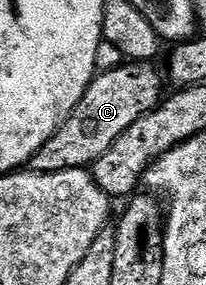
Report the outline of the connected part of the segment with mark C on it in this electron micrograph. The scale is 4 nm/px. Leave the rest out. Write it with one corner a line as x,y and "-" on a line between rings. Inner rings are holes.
129,61
124,65
126,67
113,67
110,71
102,70
94,74
77,108
67,117
64,125
49,138
47,145
43,145
43,149
39,149
39,153
35,153
29,160
28,170
39,173
63,173
67,169
92,168
93,163
99,161
99,157
103,157
103,153
107,153
107,149
111,149
111,145
115,145
115,141
119,141
119,137
123,137
123,133
127,133
127,129
131,129
135,121
139,121
139,117
151,113
163,102
166,80
163,75
161,80
161,75
153,68
152,62

